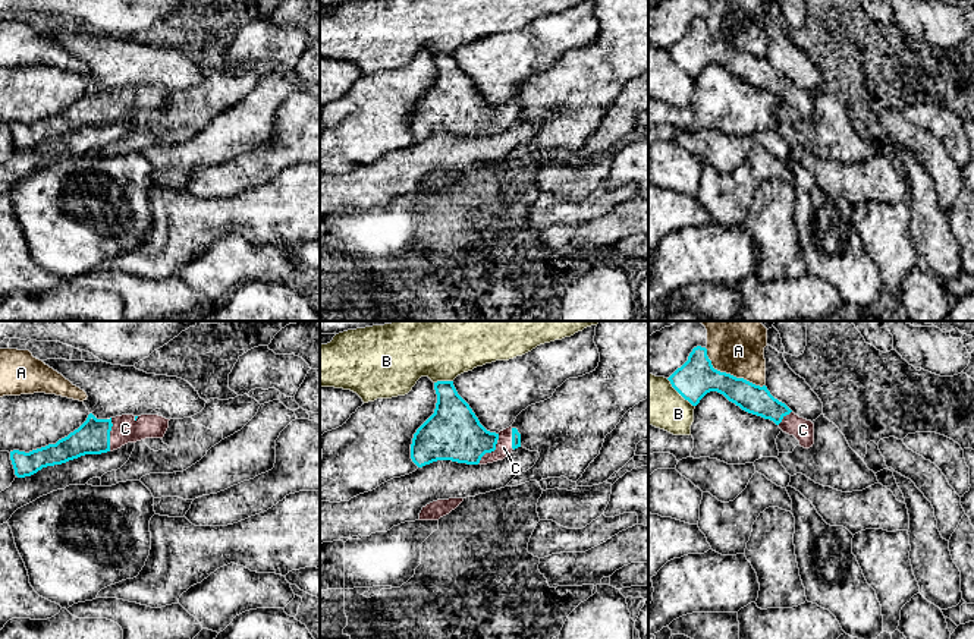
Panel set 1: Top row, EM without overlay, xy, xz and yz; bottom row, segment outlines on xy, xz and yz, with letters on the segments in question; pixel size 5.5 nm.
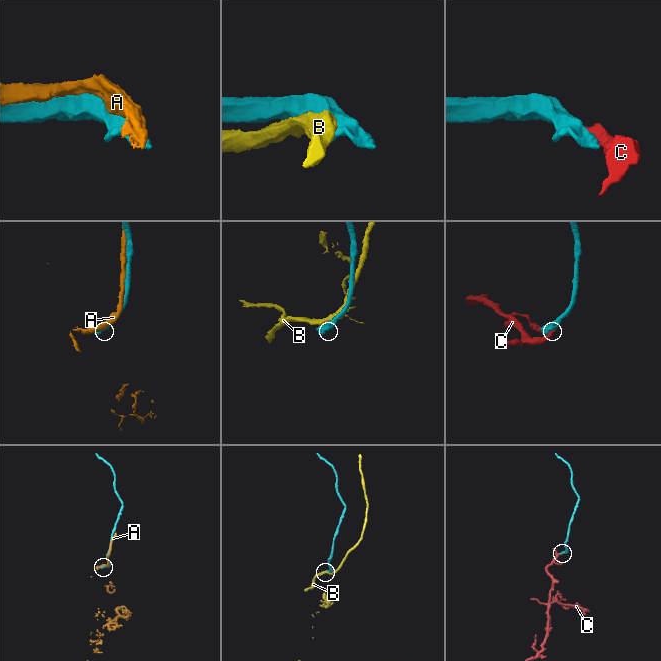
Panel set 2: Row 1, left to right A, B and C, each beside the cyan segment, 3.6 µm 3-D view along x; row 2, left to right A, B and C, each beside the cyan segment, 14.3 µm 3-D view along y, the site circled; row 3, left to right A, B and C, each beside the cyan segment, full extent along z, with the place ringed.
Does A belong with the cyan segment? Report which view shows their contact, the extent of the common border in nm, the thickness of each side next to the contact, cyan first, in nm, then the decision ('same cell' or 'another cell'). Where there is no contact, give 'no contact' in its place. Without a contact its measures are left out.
meets cyan in yz; contact 400 nm long; 200 nm thick on the cyan side, 260 nm on the other; another cell

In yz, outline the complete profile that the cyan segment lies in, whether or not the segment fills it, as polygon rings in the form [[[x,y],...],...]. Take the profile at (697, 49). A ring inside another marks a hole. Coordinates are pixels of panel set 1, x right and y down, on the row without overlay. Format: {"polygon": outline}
{"polygon": [[[694,19],[688,32],[667,51],[692,78],[697,78],[707,64],[717,63],[742,82],[773,92],[783,104],[794,107],[801,119],[810,120],[814,116],[811,92],[795,86],[775,70],[766,57],[760,59],[714,41],[706,19]]]}

